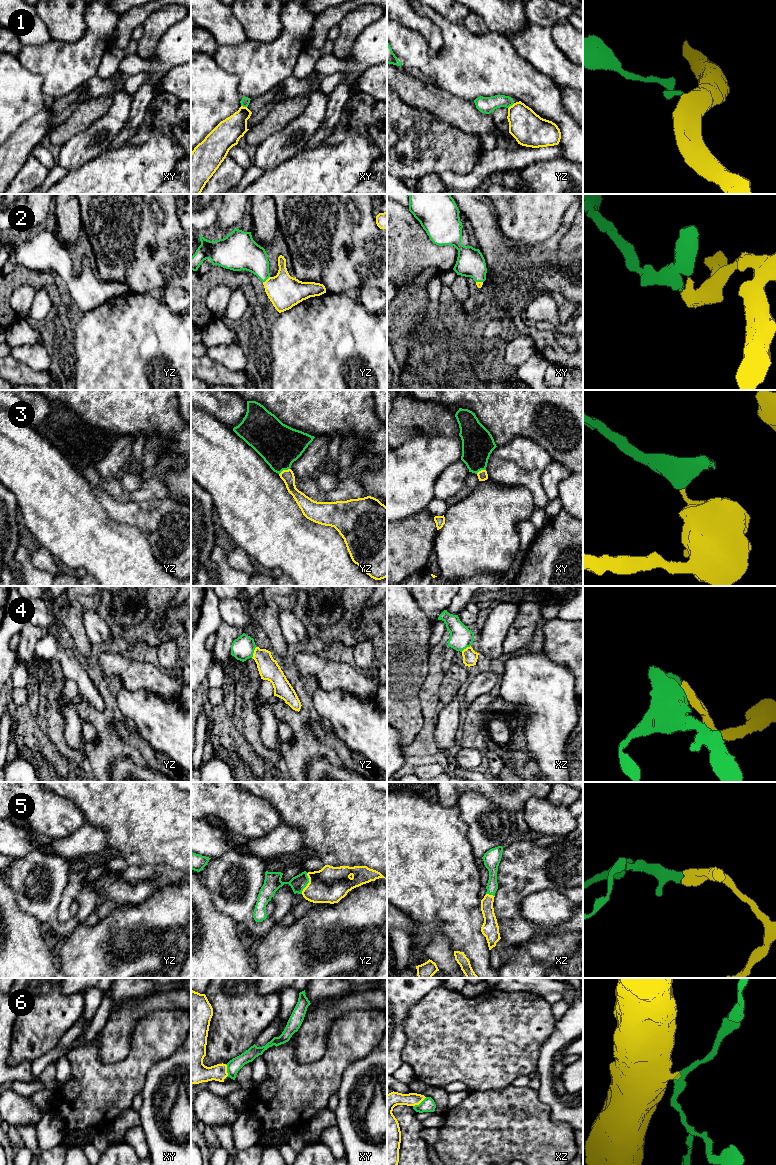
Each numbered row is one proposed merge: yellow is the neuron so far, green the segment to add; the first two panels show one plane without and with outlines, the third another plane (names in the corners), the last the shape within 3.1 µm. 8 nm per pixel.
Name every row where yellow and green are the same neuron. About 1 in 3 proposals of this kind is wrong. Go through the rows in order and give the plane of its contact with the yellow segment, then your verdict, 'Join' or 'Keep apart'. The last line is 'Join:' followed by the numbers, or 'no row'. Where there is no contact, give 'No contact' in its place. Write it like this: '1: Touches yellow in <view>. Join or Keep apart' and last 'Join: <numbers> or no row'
1: Touches yellow in yz. Keep apart
2: Touches yellow in yz. Join
3: Touches yellow in yz. Join
4: Touches yellow in yz. Join
5: Touches yellow in yz. Join
6: Touches yellow in xz. Keep apart
Join: 2, 3, 4, 5

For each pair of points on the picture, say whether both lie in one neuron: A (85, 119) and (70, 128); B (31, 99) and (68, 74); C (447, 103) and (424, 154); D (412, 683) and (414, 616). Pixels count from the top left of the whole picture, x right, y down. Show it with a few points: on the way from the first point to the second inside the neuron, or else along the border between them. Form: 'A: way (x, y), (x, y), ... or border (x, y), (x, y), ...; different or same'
A: way (81, 119), (74, 124); same
B: border (30, 70), (41, 77), (42, 92), (44, 94); different
C: border (418, 108), (431, 112), (460, 130); different
D: way (412, 666), (412, 633); same

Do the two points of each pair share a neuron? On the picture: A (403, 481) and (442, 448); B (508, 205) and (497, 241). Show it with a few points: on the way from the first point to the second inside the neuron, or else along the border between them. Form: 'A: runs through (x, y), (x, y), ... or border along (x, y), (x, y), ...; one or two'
A: runs through (413, 471), (427, 457), (432, 455); one
B: border along (494, 206), (498, 227), (508, 237), (520, 242); two

